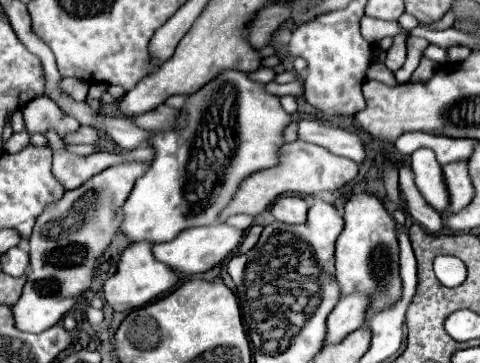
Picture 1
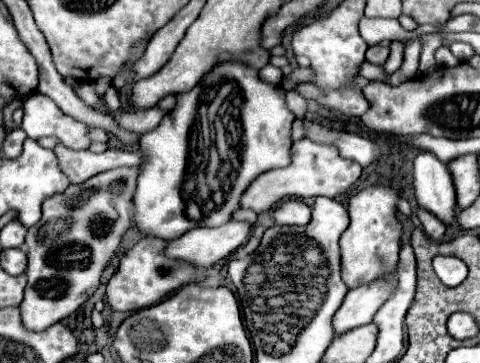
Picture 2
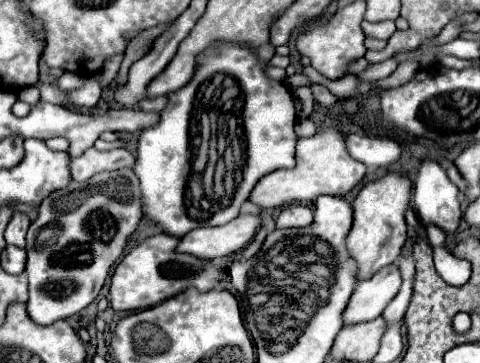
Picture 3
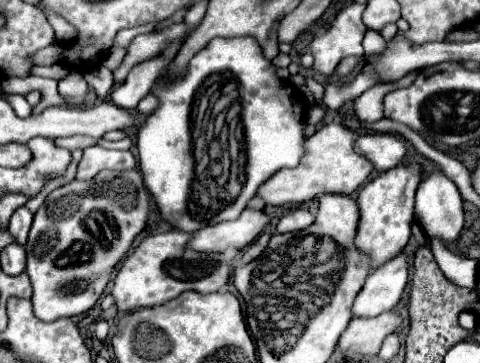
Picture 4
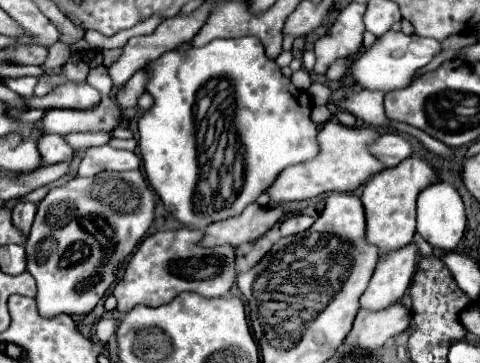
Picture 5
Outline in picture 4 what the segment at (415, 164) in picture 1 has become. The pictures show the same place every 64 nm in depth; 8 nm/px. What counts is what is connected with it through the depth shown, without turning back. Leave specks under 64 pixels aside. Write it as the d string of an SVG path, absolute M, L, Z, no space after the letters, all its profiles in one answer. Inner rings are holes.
M430 170L422 174L422 180L416 190L416 222L420 224L420 228L428 238L436 236L444 242L456 240L464 226L464 208L462 208L460 192L456 184L438 170Z

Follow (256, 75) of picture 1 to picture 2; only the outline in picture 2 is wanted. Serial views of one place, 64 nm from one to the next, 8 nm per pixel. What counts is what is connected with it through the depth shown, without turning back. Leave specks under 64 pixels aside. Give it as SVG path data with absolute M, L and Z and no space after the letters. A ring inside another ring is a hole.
M267 64L259 71L259 77L268 83L280 84L283 79L283 74L279 68Z

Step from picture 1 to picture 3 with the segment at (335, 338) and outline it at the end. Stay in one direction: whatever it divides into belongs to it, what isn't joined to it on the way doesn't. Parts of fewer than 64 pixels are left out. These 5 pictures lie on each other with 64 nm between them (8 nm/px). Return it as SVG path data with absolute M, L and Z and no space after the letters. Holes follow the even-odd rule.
M396 264L382 268L370 280L358 282L342 314L344 326L370 322L378 318L380 312L388 306L388 302L396 296L400 284L402 284L402 278Z

